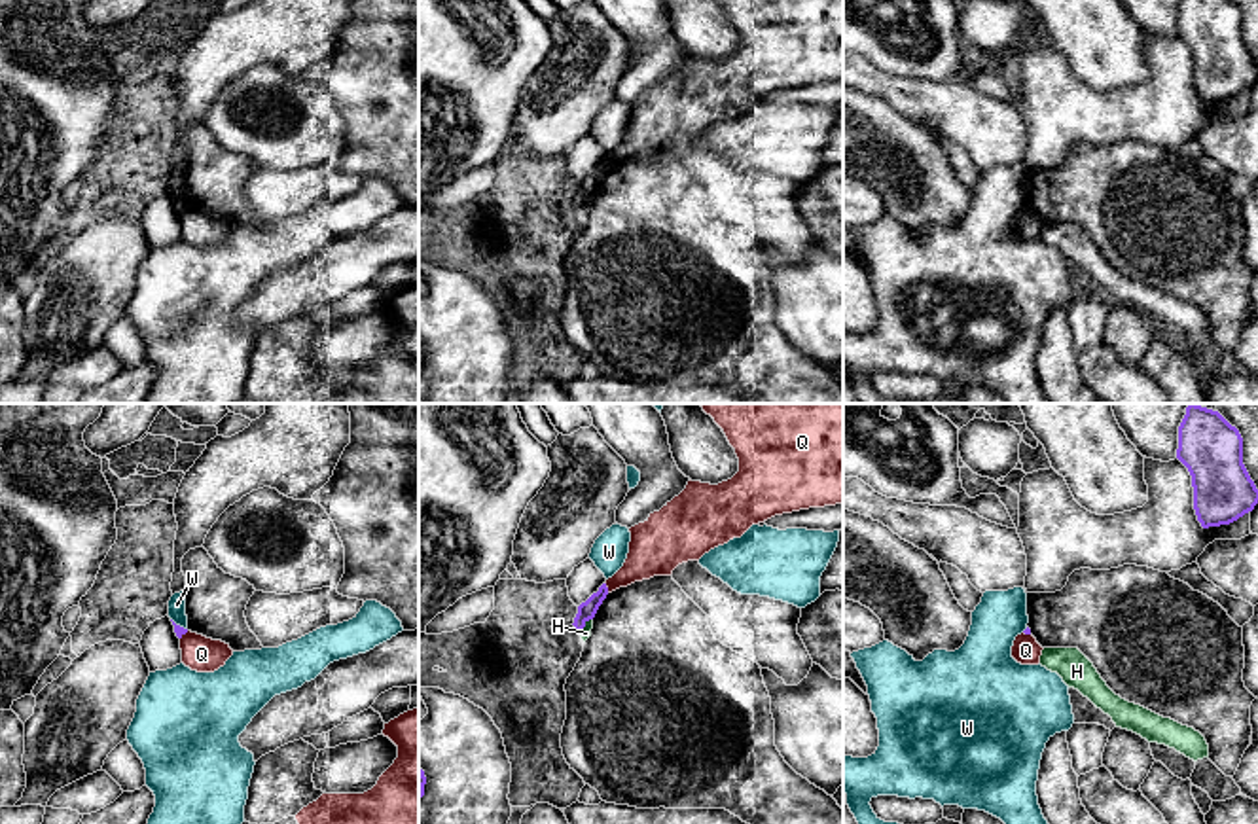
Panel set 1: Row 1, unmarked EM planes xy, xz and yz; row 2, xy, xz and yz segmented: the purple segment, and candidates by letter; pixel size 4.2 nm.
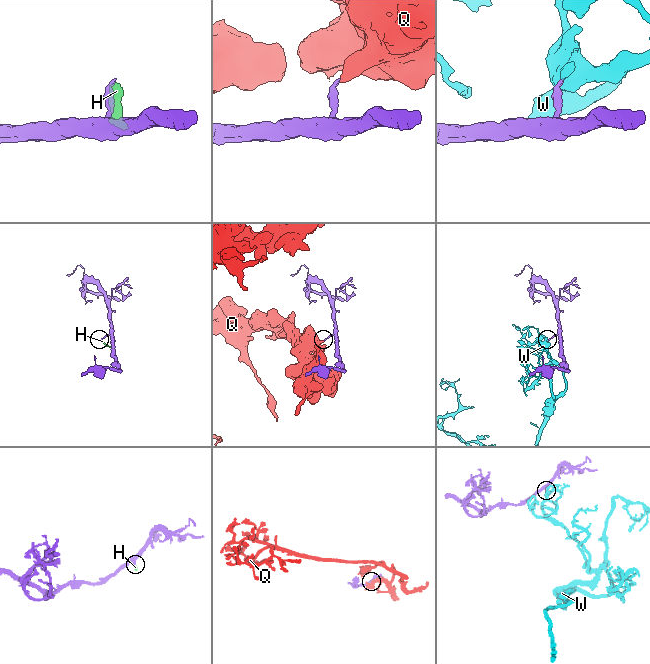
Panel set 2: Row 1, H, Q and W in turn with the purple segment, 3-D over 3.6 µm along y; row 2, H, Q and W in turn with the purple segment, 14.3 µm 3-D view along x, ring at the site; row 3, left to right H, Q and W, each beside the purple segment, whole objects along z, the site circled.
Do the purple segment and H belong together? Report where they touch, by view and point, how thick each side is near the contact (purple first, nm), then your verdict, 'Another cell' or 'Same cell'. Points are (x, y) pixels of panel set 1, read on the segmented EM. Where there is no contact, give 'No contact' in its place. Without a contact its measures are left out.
Touches purple at xz (584, 626). Thickness 80 nm (purple) against 50 nm. Another cell

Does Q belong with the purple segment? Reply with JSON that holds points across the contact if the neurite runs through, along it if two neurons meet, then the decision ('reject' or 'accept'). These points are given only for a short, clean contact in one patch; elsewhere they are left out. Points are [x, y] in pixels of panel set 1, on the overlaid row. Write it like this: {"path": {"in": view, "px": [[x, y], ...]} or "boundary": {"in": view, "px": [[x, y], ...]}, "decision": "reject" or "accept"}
{"boundary": {"in": "xz", "px": [[605, 582], [609, 591]]}, "decision": "reject"}

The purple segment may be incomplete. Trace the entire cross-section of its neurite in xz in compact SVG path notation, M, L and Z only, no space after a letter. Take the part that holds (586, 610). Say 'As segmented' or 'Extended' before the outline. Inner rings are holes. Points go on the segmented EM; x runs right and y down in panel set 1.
As segmented. M602 583L597 593L593 593L585 602L578 606L578 614L572 623L578 635L582 635L585 623L595 618L606 595L608 595L608 587L606 583Z

